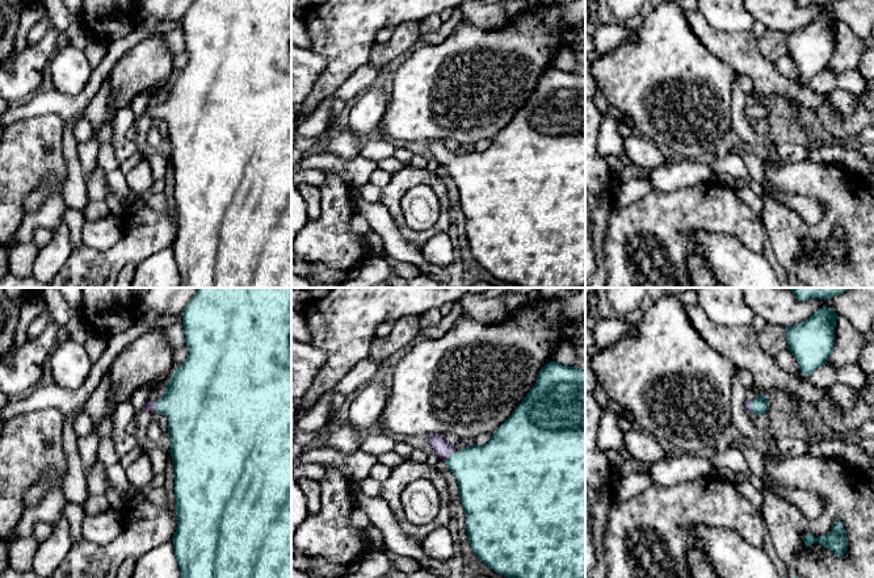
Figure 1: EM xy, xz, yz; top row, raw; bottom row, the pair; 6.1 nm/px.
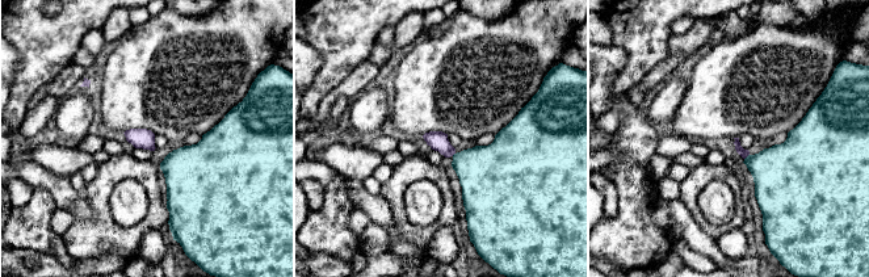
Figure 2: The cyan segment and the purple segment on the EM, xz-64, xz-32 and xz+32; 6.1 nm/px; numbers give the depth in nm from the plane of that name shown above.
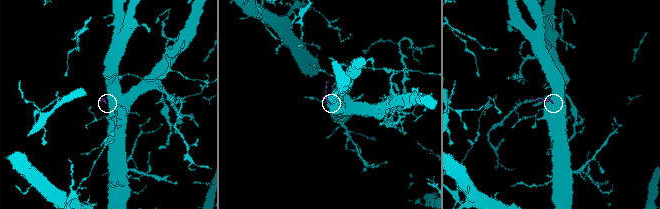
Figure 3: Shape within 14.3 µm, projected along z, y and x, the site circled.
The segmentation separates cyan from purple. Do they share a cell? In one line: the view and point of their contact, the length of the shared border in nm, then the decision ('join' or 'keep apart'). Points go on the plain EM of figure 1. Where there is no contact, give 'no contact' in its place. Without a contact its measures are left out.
xy (156, 113) | 70 nm | join

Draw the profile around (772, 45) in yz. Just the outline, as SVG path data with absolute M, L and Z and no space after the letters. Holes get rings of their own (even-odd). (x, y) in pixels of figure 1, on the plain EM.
M766 29L762 37L757 38L759 50L765 59L776 62L787 55L786 33Z

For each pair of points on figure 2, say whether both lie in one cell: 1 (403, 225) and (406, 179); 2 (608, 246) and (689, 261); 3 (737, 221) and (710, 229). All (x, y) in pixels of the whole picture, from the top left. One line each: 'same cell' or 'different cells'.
1: same cell
2: different cells
3: same cell

